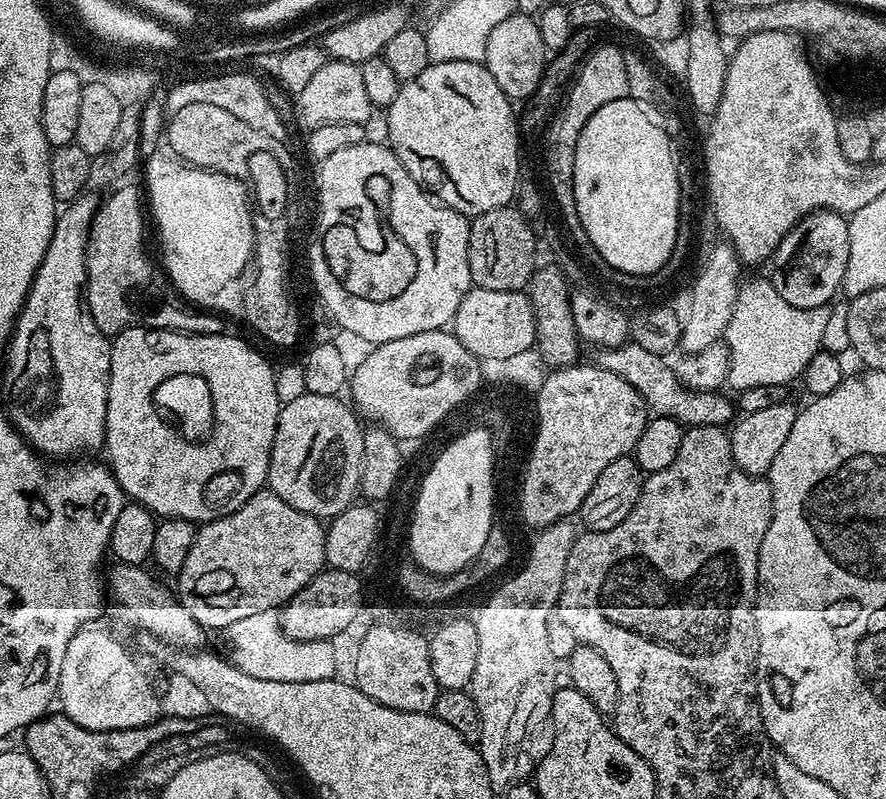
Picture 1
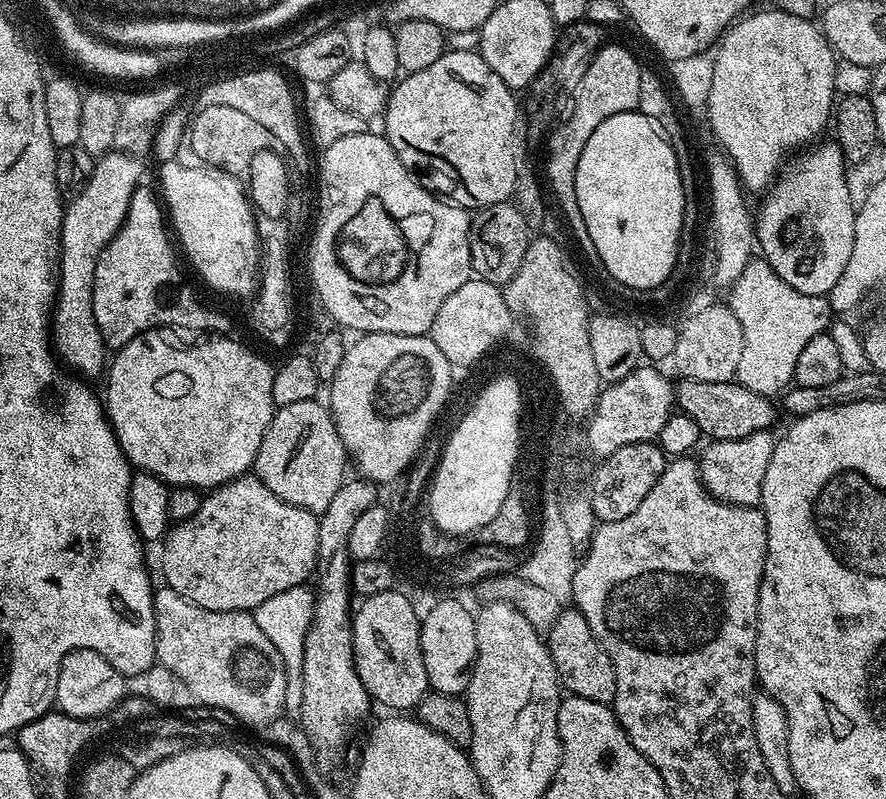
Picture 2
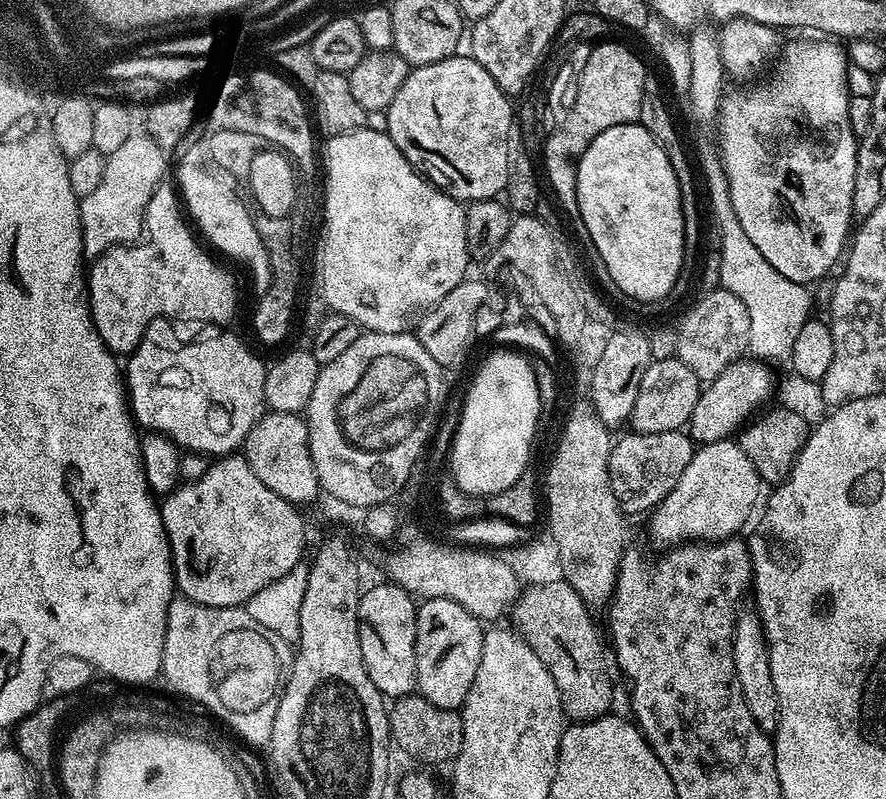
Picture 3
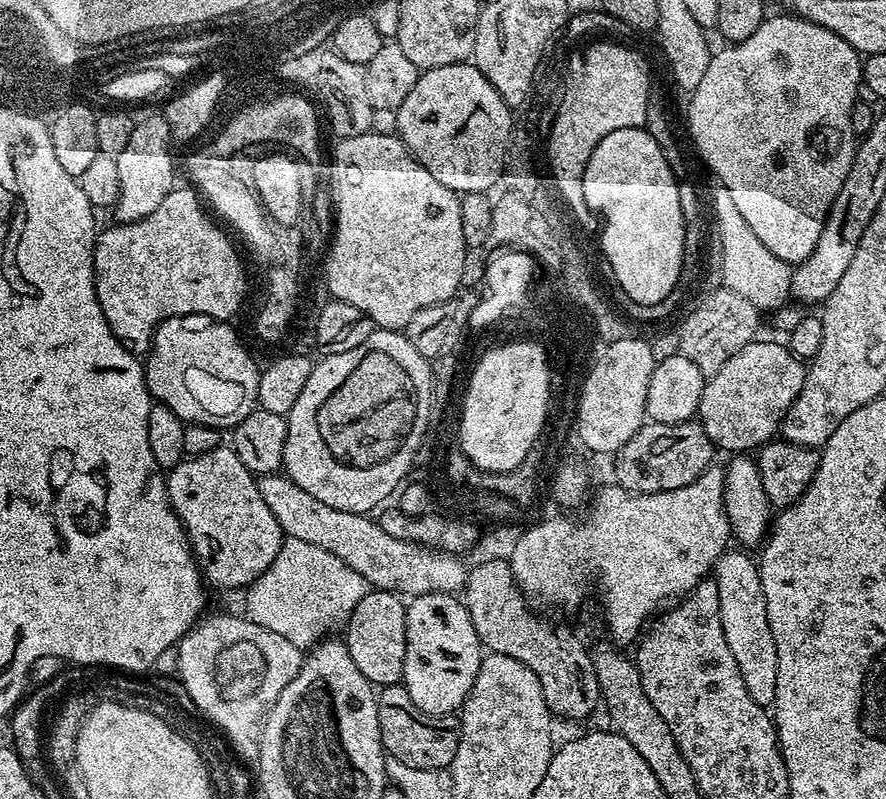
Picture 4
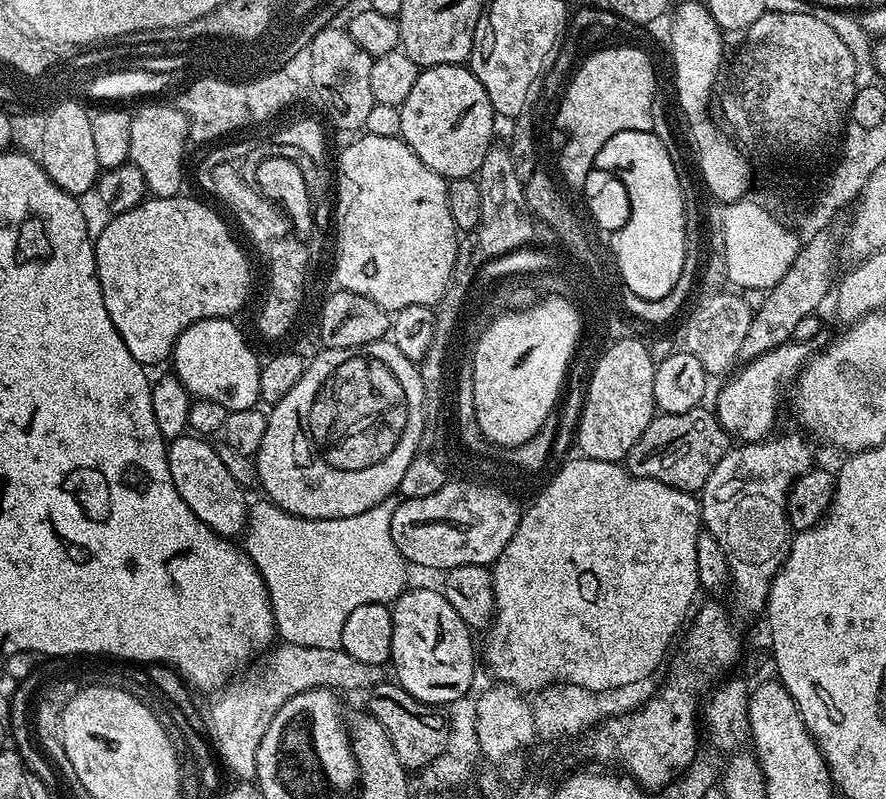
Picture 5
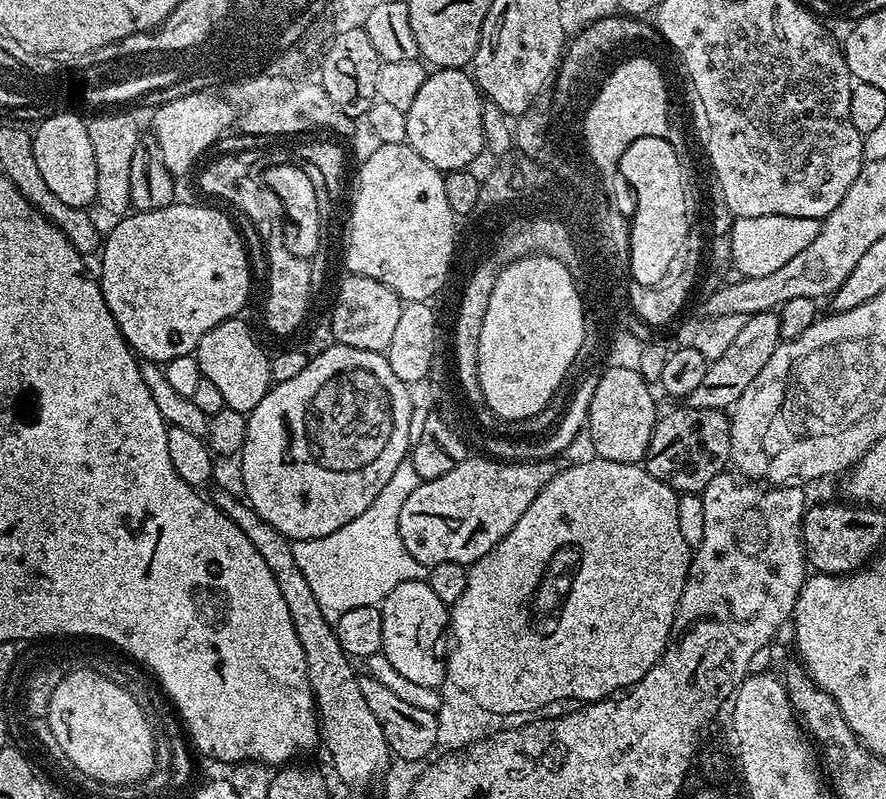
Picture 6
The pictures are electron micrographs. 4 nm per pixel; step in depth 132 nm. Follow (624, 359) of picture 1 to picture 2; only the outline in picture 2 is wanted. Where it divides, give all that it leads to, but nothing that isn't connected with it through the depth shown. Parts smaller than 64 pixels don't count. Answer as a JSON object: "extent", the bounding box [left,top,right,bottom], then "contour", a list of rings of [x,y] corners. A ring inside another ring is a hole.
{"extent":[675,379,777,441],"contour":[[[681,379],[675,385],[675,407],[696,423],[698,430],[709,441],[737,440],[755,432],[767,432],[776,420],[777,405],[769,397],[758,394],[732,380],[726,382],[698,382]]]}

